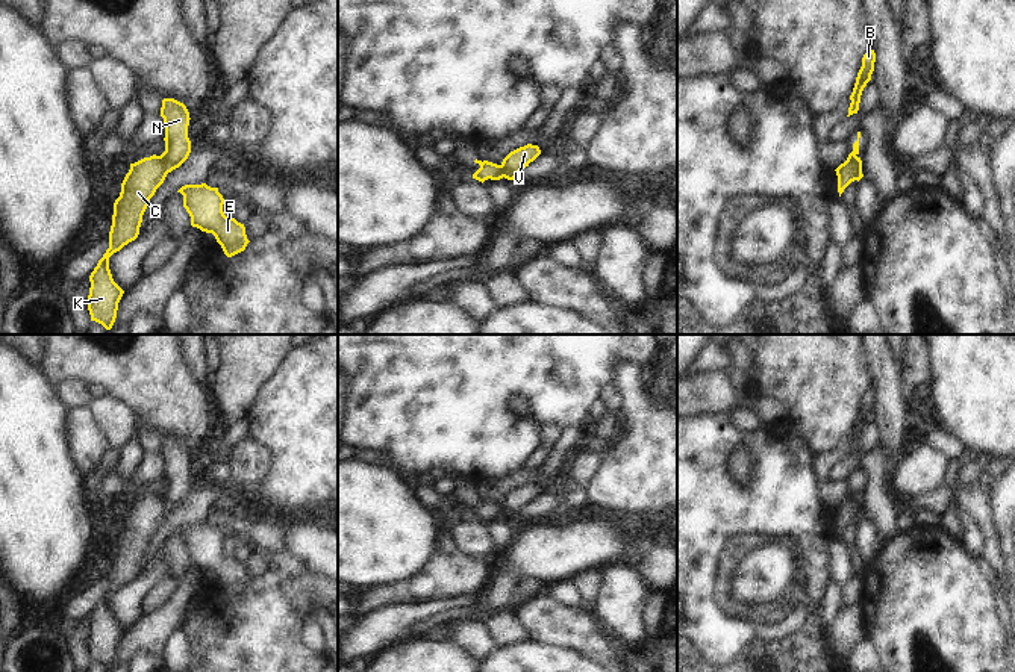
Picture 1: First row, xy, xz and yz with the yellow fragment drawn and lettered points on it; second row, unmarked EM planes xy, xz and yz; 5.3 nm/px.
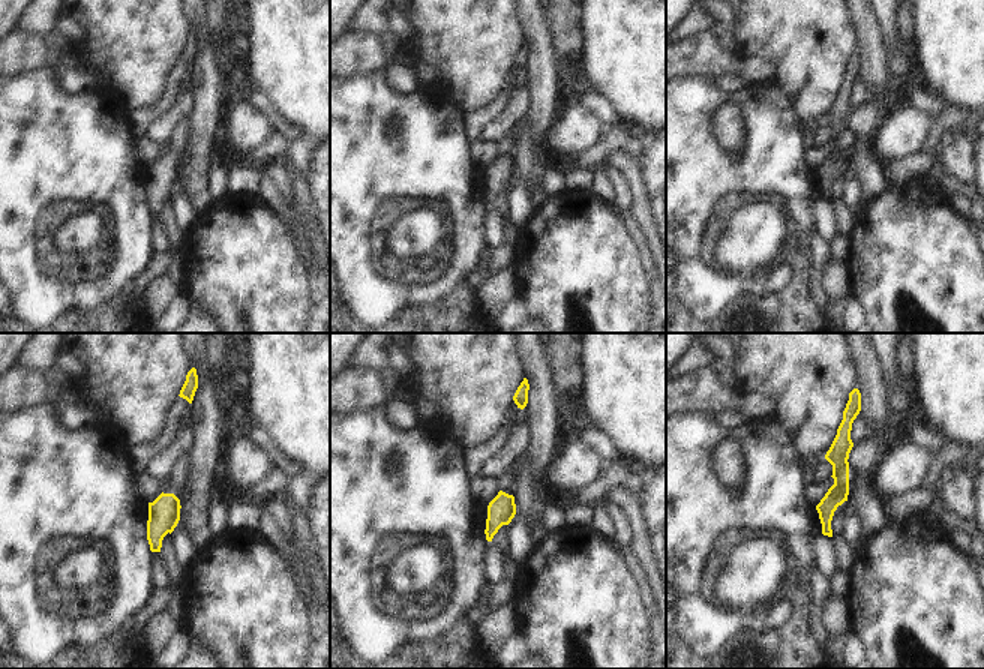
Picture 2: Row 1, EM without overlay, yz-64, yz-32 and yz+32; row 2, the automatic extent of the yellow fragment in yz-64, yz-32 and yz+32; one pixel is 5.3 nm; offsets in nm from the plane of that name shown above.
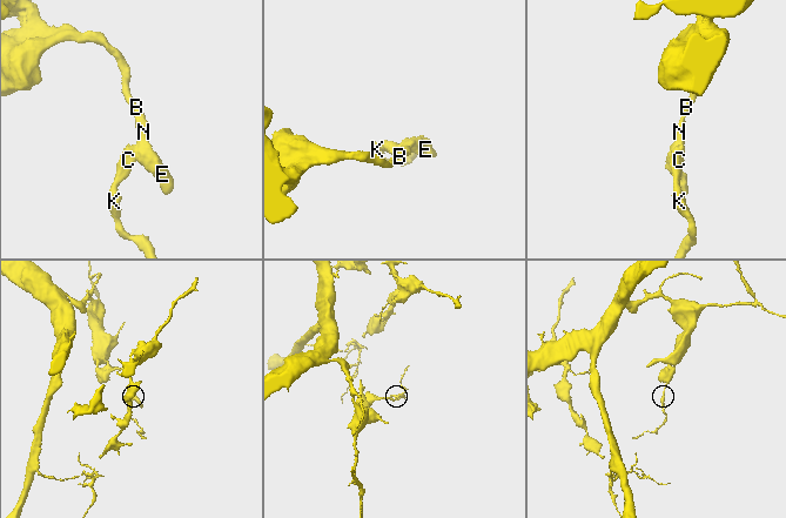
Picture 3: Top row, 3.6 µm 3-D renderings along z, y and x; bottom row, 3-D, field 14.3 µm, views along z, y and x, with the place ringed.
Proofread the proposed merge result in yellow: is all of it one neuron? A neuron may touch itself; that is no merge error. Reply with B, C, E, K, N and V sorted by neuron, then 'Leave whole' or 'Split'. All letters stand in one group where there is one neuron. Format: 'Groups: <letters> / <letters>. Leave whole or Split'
Groups: B E N V / C K. Split.

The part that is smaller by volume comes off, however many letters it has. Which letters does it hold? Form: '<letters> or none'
C, K

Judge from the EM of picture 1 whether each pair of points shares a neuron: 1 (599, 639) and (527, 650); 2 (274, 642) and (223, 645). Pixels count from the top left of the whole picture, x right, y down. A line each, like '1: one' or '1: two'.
1: two
2: one

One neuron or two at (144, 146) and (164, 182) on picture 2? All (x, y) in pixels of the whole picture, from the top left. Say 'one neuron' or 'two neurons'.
two neurons

